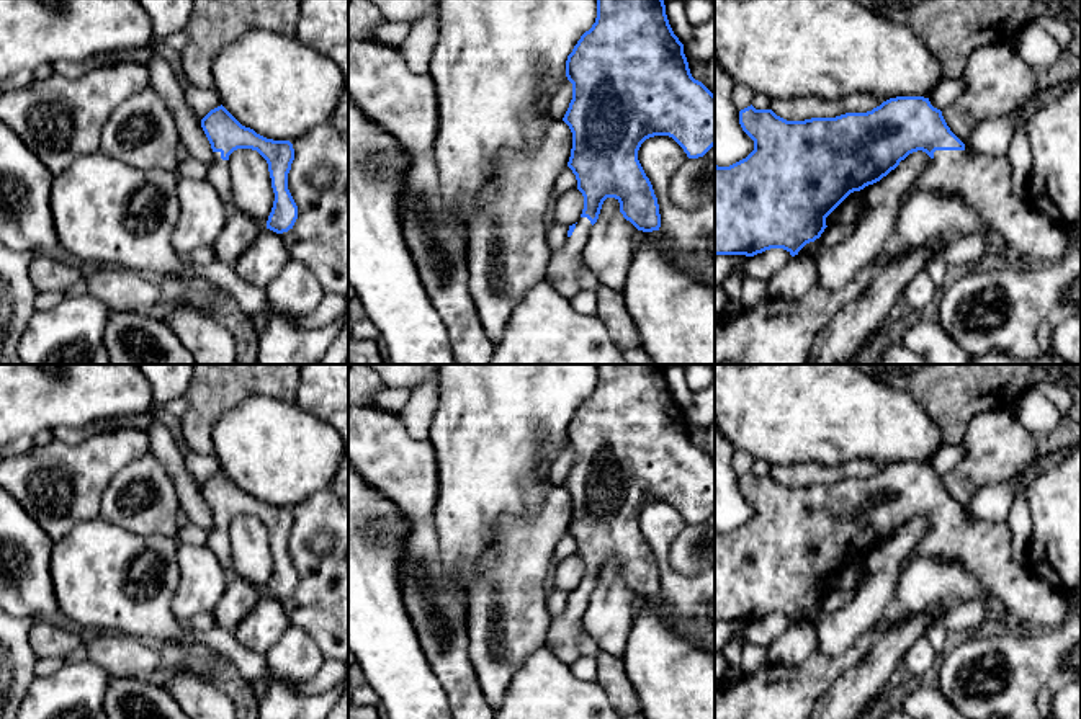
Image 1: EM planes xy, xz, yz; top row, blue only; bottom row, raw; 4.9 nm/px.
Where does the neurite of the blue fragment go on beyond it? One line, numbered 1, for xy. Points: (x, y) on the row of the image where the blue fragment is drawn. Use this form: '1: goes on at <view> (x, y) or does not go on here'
1: goes on at xy (218, 170)

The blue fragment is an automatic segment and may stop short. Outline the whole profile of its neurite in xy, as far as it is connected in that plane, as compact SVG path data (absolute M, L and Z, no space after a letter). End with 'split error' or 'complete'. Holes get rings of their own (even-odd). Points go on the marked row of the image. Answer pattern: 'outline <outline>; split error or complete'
outline M222 105L201 119L201 127L214 152L214 159L208 165L206 180L219 198L231 206L229 155L237 149L257 150L268 163L275 193L267 229L276 234L293 229L298 219L298 206L288 190L288 173L294 160L293 144L289 141L267 139L242 126Z; split error

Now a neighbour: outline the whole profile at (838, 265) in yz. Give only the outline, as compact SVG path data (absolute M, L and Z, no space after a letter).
M913 152L868 188L863 199L868 212L863 222L849 239L814 258L819 281L828 289L837 291L850 283L860 266L891 245L898 211L929 160L926 152Z

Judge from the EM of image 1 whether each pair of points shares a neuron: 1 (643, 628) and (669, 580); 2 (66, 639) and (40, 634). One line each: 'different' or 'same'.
1: different
2: same

